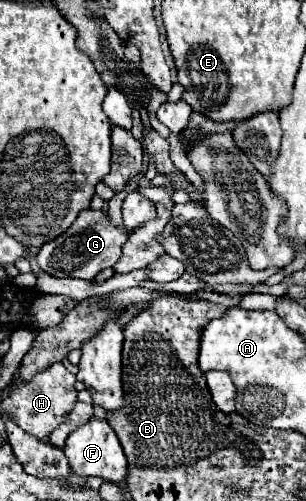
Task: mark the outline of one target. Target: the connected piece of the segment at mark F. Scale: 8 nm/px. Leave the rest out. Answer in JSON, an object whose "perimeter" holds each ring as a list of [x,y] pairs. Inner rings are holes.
{"perimeter":[[[92,416],[86,424],[78,426],[74,432],[70,432],[70,436],[66,438],[64,454],[70,462],[72,472],[76,472],[76,474],[100,476],[106,482],[114,482],[114,484],[120,484],[120,480],[126,478],[126,456],[116,438],[116,432],[110,428],[110,424],[106,420],[100,420],[96,416]]]}

